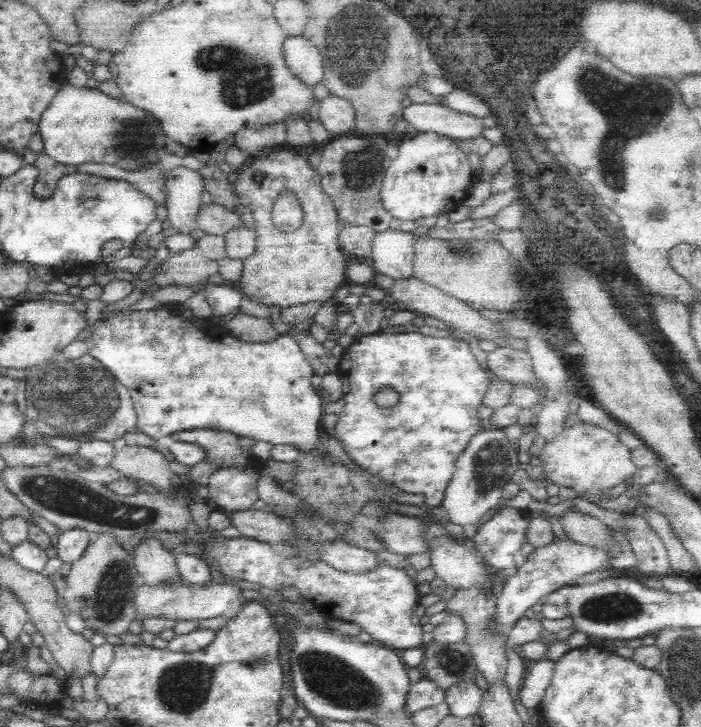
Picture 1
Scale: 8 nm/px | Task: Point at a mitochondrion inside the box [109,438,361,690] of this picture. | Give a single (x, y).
(263, 661)

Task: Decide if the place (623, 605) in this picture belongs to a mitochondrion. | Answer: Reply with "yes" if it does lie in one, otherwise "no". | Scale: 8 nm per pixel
yes

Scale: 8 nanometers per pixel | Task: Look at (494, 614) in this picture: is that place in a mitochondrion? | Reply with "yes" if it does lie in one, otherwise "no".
no

